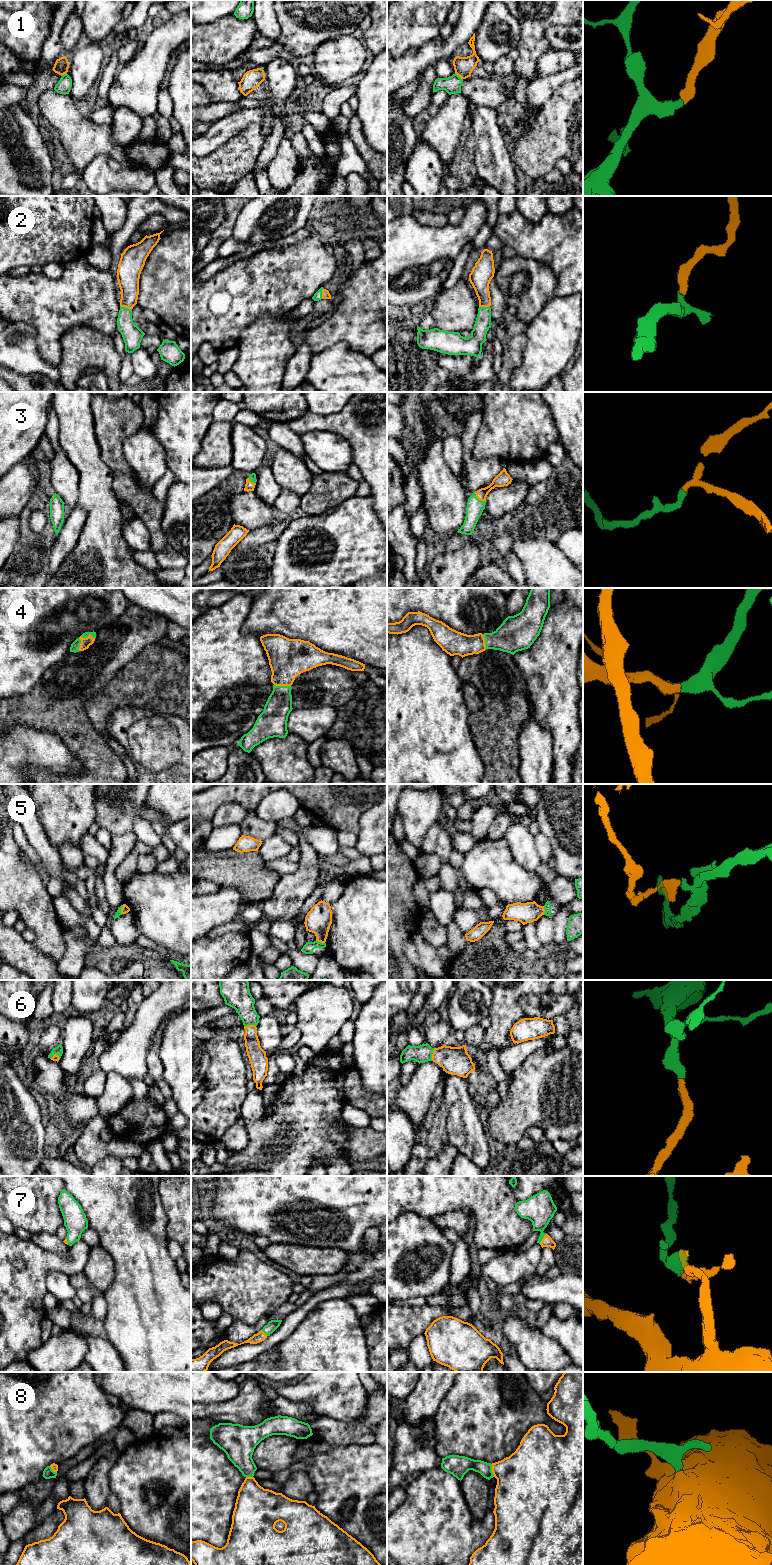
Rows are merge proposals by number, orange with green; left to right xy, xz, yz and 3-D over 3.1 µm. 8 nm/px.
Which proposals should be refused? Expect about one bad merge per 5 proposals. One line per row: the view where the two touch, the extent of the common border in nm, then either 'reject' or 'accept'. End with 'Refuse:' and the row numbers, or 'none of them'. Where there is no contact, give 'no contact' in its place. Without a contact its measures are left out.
1: meets orange in yz; contact 80 nm long; reject
2: meets orange in xy; contact 100 nm long; accept
3: meets orange in yz; contact 120 nm long; accept
4: meets orange in xy; contact 170 nm long; accept
5: meets orange in xz; contact 80 nm long; reject
6: meets orange in yz; contact 110 nm long; accept
7: meets orange in yz; contact 90 nm long; accept
8: meets orange in yz; contact 110 nm long; accept
Refuse: 1, 5

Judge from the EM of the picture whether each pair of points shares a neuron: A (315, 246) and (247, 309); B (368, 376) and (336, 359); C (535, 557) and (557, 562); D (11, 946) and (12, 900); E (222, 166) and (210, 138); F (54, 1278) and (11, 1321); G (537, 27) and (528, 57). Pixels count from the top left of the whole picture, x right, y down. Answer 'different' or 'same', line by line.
A: same
B: same
C: same
D: different
E: different
F: different
G: same

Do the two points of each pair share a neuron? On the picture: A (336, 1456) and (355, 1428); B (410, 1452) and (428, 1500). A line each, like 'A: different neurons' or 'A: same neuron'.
A: different neurons
B: different neurons

